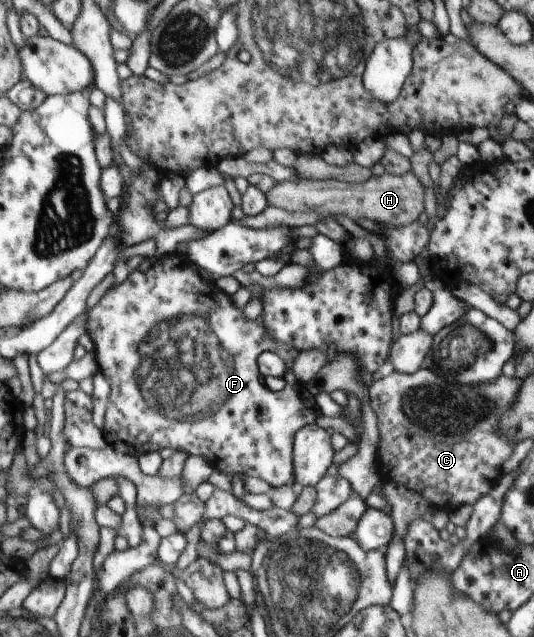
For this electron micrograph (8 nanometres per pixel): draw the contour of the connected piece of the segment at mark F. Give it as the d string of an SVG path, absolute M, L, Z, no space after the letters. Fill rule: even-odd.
M185 254L162 255L157 257L157 261L151 264L145 271L133 270L127 274L127 277L115 289L109 290L104 294L99 303L95 305L89 312L88 317L88 333L93 338L96 345L95 354L98 357L100 371L103 372L111 383L111 401L106 409L106 423L104 424L104 436L110 443L112 450L120 451L128 456L137 458L138 455L158 452L159 450L169 448L172 451L181 450L186 455L204 457L210 465L217 471L233 476L249 475L265 480L273 487L281 487L282 485L295 485L297 487L314 487L325 475L325 471L329 471L327 467L331 465L331 457L334 457L331 451L331 443L329 443L329 435L317 427L317 425L307 425L315 421L315 413L309 407L303 407L301 399L299 399L299 385L295 381L292 370L292 363L299 355L291 344L287 345L275 341L271 334L264 328L262 319L247 319L243 316L243 310L235 307L223 290L215 287L211 282L207 282L200 276L195 265L189 263ZM263 352L275 352L283 361L286 367L284 386L279 391L271 391L263 382L263 377L257 367L257 356Z

